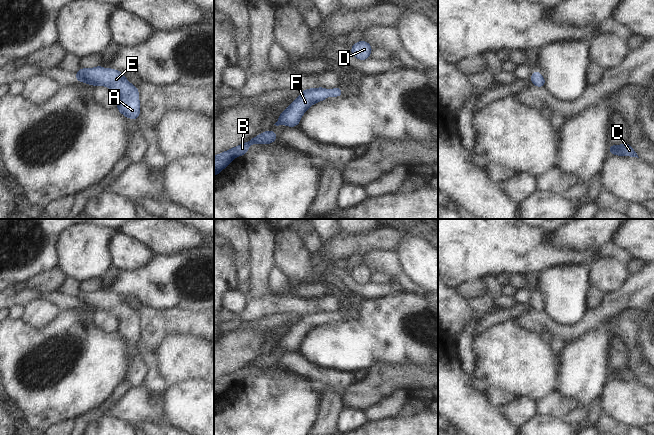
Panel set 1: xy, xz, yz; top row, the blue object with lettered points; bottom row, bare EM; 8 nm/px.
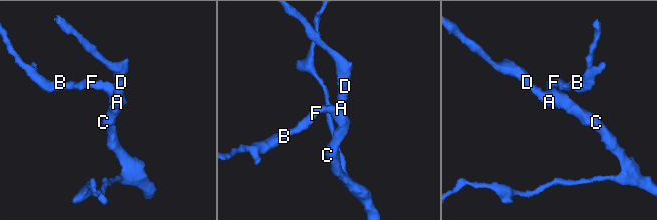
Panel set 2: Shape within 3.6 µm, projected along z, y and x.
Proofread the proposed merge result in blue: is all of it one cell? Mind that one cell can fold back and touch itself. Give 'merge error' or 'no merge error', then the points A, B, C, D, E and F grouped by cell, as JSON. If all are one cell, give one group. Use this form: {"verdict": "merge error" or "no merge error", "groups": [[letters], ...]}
{"verdict": "no merge error", "groups": [["A", "B", "C", "D", "E", "F"]]}

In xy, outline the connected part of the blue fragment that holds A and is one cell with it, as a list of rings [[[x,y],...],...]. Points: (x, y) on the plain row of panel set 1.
[[[101,289],[91,292],[79,292],[75,304],[93,310],[104,309],[118,320],[116,333],[126,342],[136,344],[140,340],[139,315],[126,304],[124,298],[112,292],[104,293]]]

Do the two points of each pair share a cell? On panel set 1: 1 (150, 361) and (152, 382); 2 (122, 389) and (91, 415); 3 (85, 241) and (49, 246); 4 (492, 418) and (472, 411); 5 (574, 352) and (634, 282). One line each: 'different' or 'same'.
1: same
2: same
3: different
4: same
5: different

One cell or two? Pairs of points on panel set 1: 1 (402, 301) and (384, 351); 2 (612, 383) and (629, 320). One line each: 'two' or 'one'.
1: one
2: two

